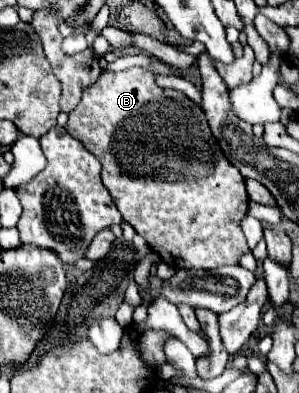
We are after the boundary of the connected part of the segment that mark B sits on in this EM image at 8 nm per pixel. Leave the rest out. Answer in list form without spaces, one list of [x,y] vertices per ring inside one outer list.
[[[144,68],[122,72],[102,72],[96,84],[88,86],[80,104],[70,112],[66,130],[84,144],[102,164],[102,182],[112,194],[122,218],[148,242],[148,246],[172,268],[236,266],[250,252],[240,230],[240,220],[248,212],[244,178],[224,156],[214,140],[206,116],[198,104],[182,92],[156,86]]]

